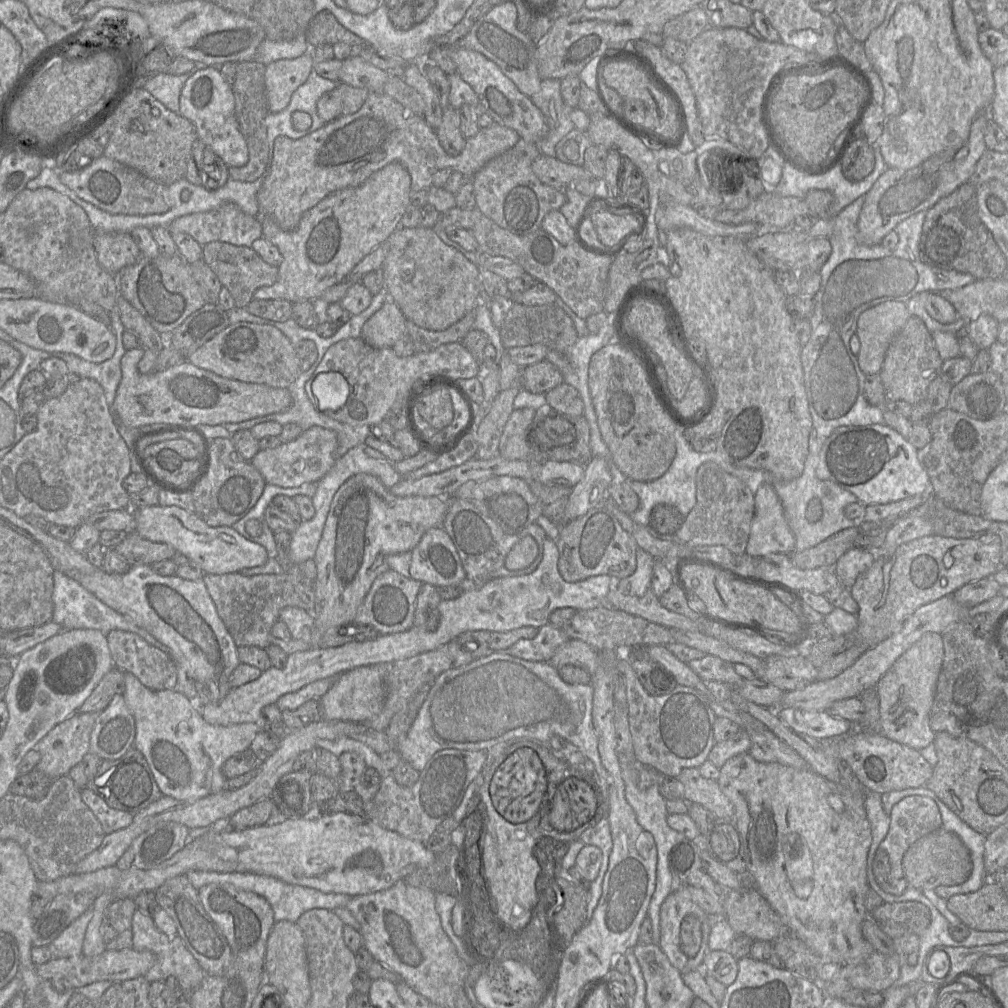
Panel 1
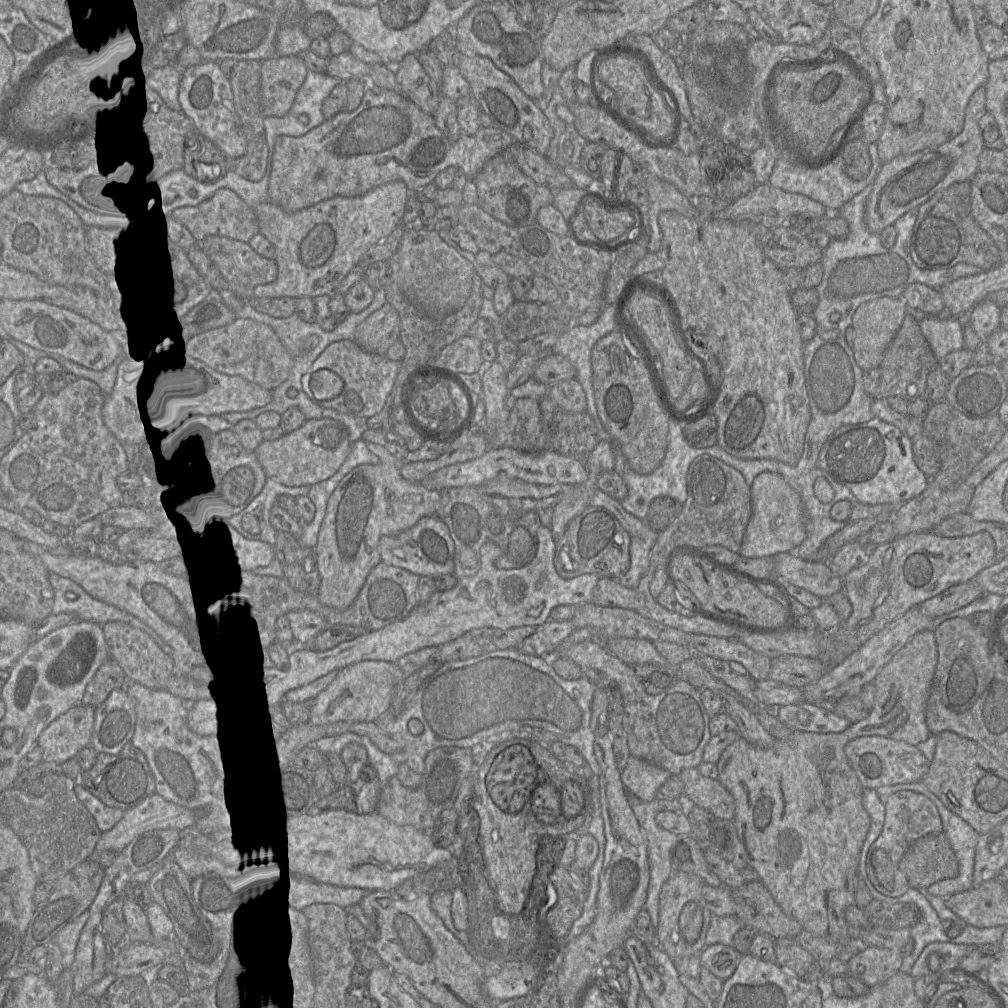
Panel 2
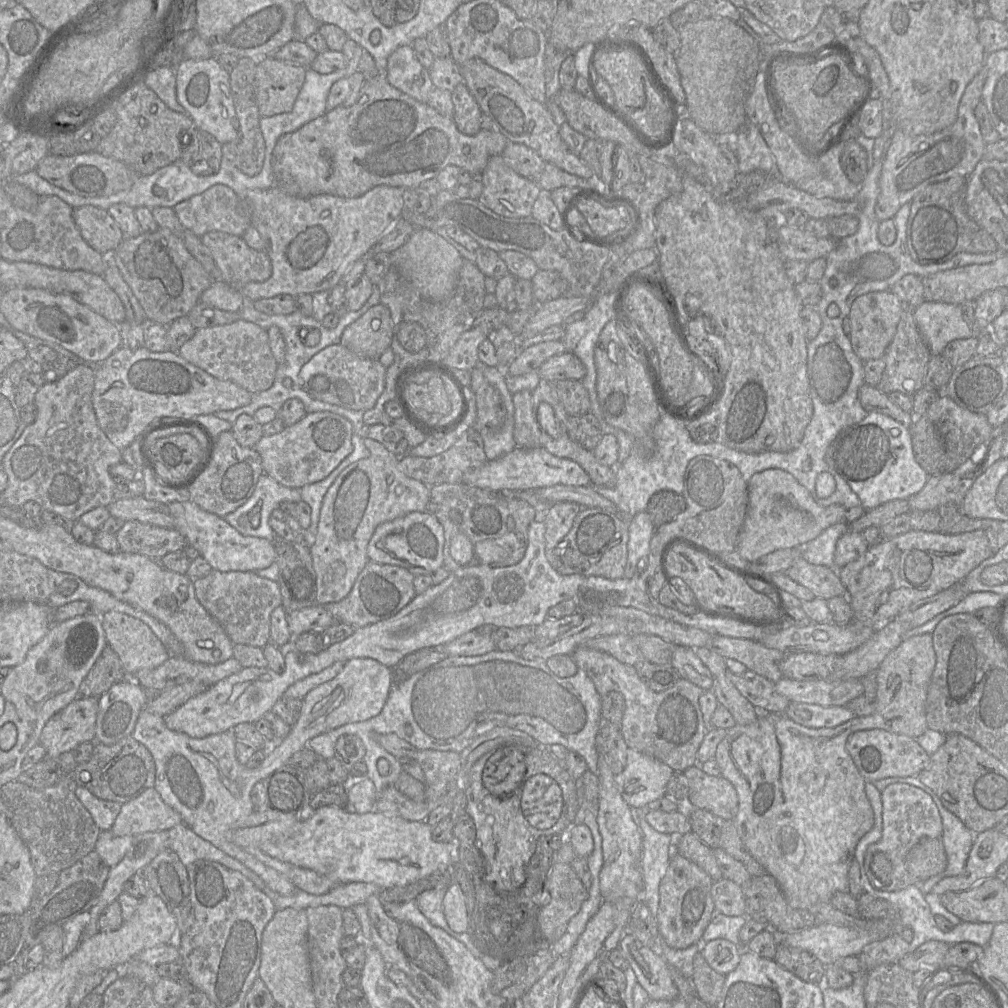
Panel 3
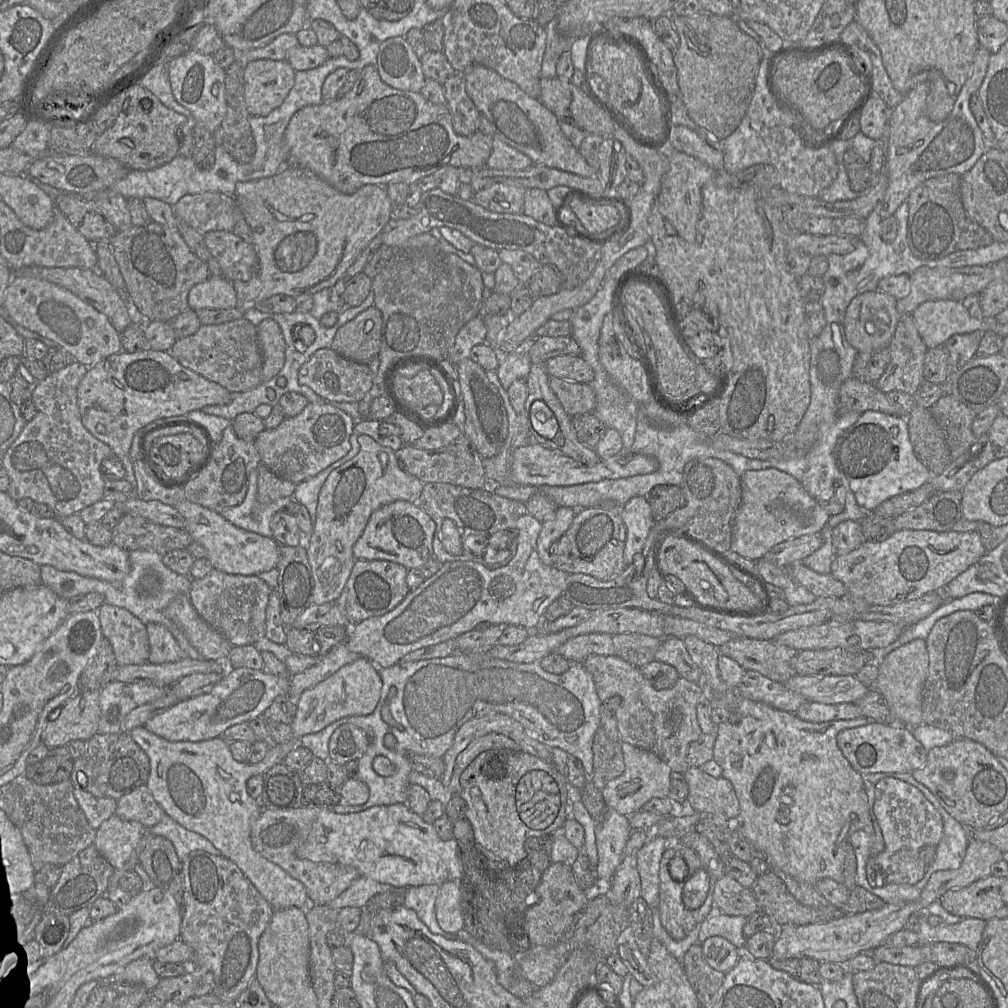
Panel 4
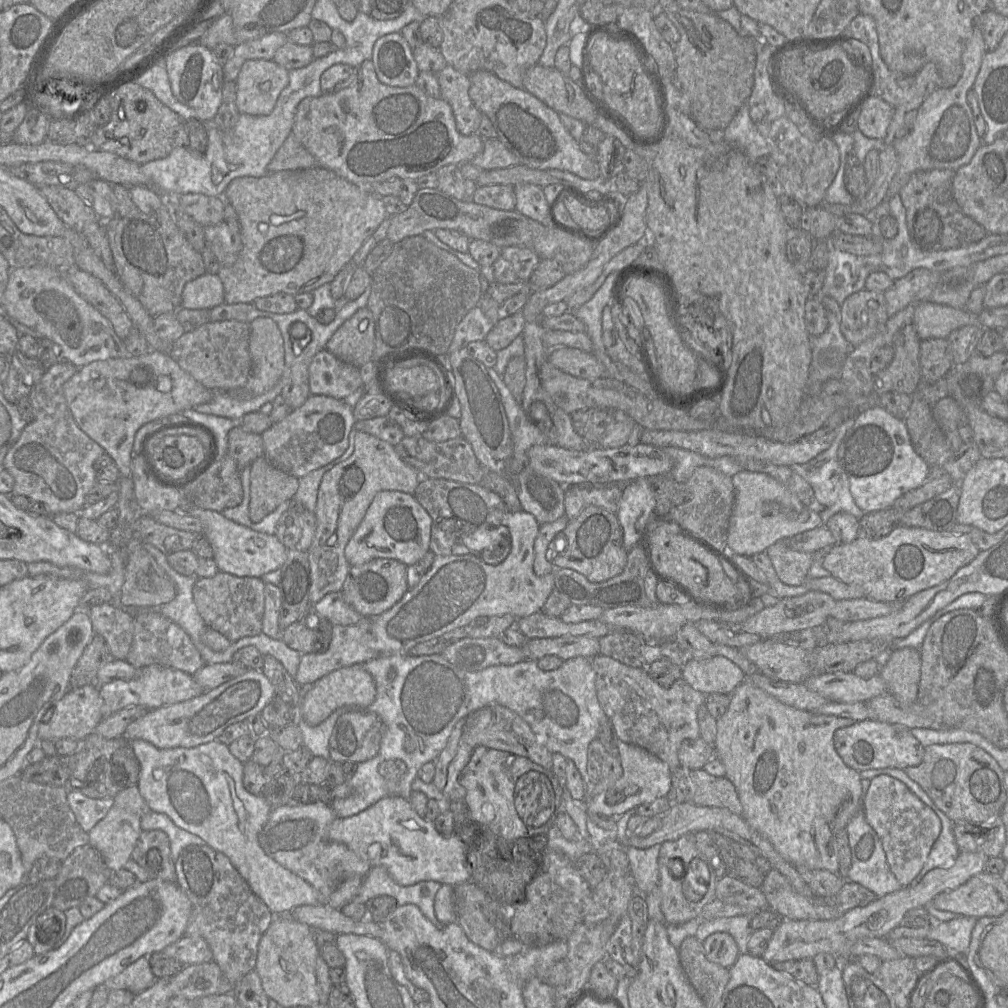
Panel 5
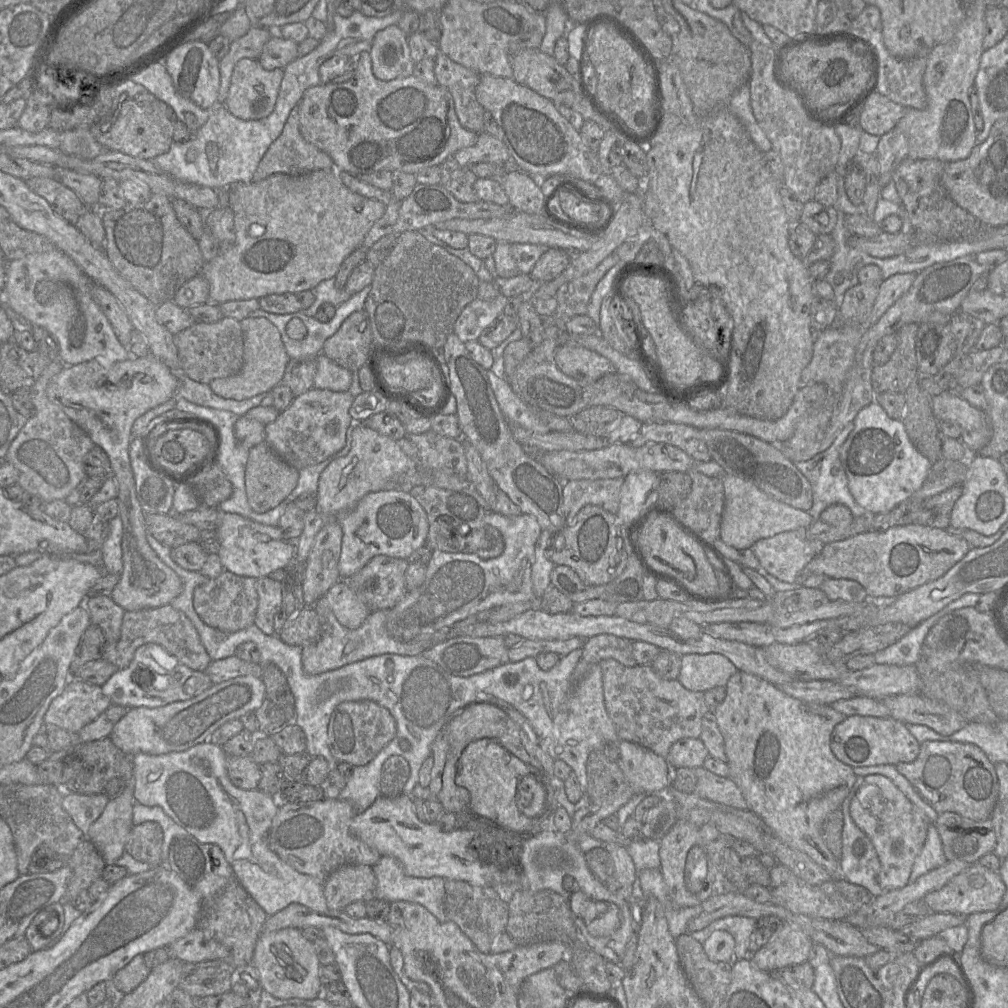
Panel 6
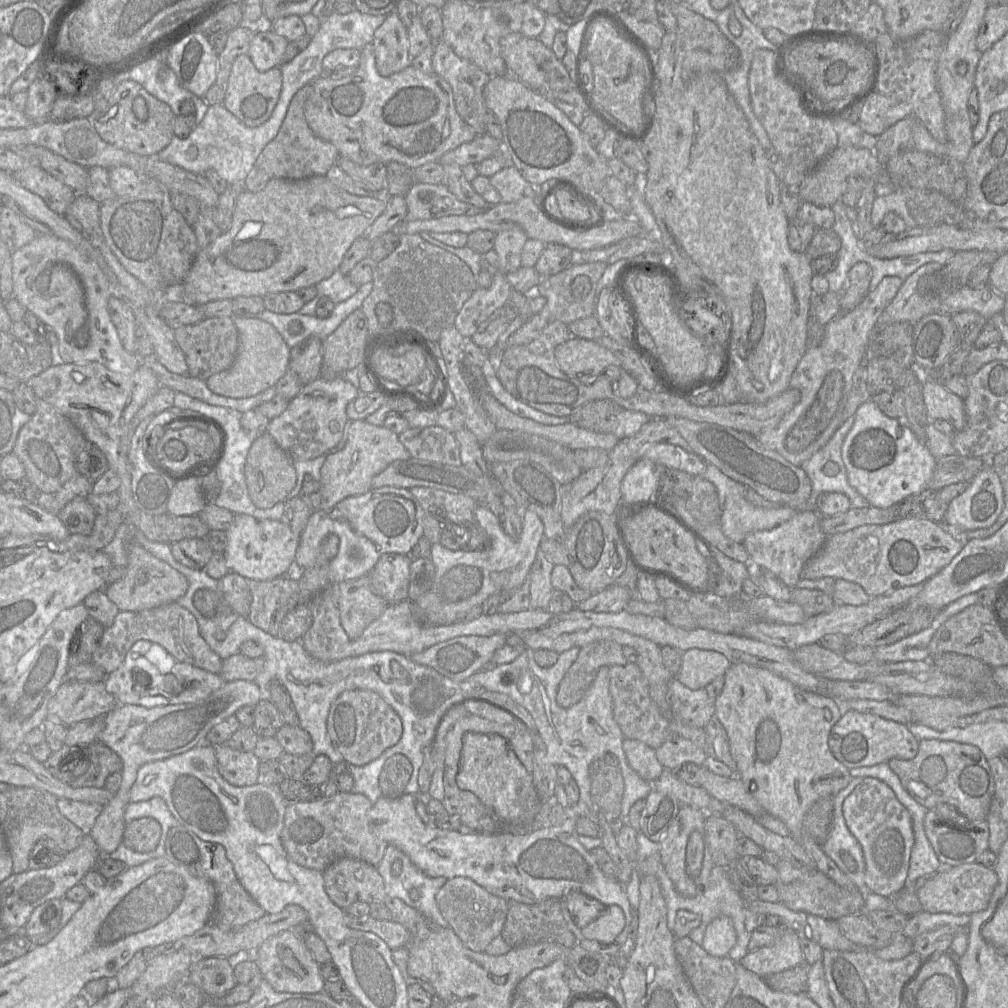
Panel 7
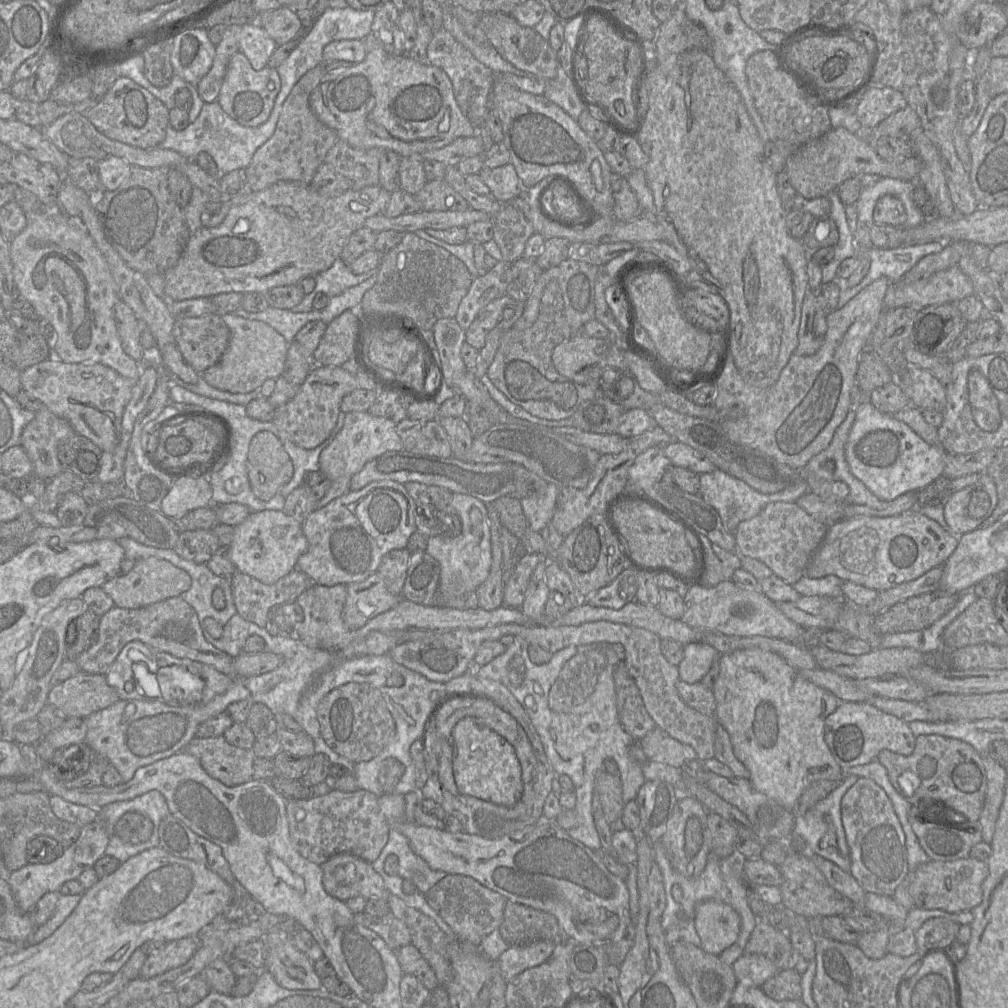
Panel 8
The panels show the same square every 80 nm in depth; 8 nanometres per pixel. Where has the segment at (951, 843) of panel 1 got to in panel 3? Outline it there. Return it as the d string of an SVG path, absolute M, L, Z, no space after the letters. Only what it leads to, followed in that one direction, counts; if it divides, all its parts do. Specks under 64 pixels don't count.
M941 837L921 839L908 851L905 866L915 884L942 873L947 856Z

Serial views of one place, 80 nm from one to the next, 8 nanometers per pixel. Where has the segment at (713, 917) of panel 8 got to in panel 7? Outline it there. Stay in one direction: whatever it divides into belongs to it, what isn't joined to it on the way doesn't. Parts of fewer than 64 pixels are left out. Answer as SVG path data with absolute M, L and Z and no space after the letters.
M721 915L706 927L702 947L713 956L728 957L729 951L736 943L736 931L732 920Z

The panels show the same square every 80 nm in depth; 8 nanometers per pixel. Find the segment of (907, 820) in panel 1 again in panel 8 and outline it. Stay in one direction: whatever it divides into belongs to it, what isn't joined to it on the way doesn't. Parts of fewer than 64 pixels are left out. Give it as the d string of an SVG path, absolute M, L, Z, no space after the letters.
M860 777L842 798L841 817L850 850L851 875L866 893L893 896L909 868L905 834L888 795L872 779Z

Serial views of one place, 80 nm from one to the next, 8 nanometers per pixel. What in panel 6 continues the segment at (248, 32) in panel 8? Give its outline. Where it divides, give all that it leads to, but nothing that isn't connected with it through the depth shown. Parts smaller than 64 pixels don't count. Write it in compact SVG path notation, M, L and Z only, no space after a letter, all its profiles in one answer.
M278 32L264 45L258 58L261 66L266 70L284 69L290 62L298 58L298 43L280 37Z

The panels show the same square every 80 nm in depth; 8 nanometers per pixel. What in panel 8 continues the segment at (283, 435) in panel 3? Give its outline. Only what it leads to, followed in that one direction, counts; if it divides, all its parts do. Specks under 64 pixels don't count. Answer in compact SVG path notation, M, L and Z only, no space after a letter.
M316 364L294 398L276 408L272 422L280 433L285 433L298 447L314 449L332 435L341 413L342 399L357 388L355 376L342 367Z

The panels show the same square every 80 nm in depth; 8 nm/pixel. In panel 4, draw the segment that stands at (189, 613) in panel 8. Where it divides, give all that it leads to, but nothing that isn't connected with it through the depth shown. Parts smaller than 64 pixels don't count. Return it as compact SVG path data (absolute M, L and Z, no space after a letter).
M157 623L145 625L150 649L149 663L164 664L177 662L188 657L165 626Z

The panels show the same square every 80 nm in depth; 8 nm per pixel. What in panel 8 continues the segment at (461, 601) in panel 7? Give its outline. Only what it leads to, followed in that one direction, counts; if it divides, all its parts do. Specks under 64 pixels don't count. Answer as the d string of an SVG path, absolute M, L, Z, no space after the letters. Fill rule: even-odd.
M548 483L544 492L521 499L523 513L532 531L540 532L551 522L556 509L559 490L557 485ZM453 493L451 506L460 520L458 529L451 536L429 537L426 551L440 564L439 605L444 604L446 592L471 592L487 579L492 562L491 532L488 505L470 495Z

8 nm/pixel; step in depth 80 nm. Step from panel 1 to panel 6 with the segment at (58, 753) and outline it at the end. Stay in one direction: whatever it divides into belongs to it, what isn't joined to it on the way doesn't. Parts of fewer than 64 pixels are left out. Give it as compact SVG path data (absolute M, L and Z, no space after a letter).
M70 679L45 712L44 728L56 726L78 734L110 706L111 702L103 694L101 686Z

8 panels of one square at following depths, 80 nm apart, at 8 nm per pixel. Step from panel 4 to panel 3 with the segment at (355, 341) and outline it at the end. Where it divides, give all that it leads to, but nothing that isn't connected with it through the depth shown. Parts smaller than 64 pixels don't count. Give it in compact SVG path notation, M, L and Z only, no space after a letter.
M377 304L345 328L340 344L359 357L378 360L390 347L391 337L390 311Z

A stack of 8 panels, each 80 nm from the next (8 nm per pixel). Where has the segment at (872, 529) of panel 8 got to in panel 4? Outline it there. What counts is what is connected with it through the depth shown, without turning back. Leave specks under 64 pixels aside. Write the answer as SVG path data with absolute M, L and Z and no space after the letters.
M895 531L884 541L864 541L845 555L835 555L833 577L841 581L852 601L868 605L895 605L943 590L987 553L978 532Z

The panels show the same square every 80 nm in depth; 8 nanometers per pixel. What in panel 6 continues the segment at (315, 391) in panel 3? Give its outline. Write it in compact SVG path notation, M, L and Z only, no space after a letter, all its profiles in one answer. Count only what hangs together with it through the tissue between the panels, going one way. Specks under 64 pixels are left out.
M320 353L316 359L313 386L317 389L345 392L351 385L352 375L353 372Z

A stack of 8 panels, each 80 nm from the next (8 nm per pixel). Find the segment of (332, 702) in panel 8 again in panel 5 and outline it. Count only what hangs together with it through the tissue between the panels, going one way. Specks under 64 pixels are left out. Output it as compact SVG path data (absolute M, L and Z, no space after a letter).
M349 711L342 714L329 741L332 761L358 764L374 758L379 752L384 733L382 719L373 712Z

